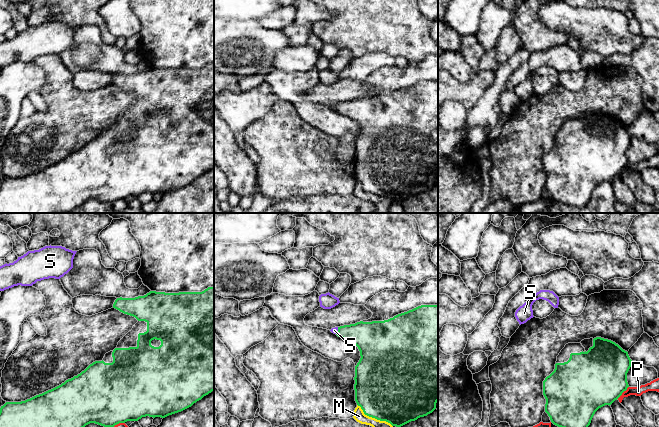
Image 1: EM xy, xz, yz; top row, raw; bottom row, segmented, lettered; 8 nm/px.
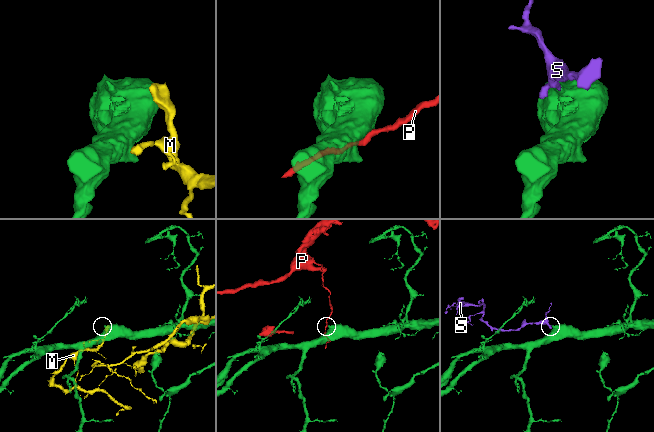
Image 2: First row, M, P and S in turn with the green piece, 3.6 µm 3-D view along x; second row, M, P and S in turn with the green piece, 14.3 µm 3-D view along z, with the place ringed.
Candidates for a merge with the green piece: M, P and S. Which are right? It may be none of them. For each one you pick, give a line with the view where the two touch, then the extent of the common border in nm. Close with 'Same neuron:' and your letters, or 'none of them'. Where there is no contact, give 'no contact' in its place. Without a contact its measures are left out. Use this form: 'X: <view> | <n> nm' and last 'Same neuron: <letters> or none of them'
S: xz | 60 nm
Same neuron: S

